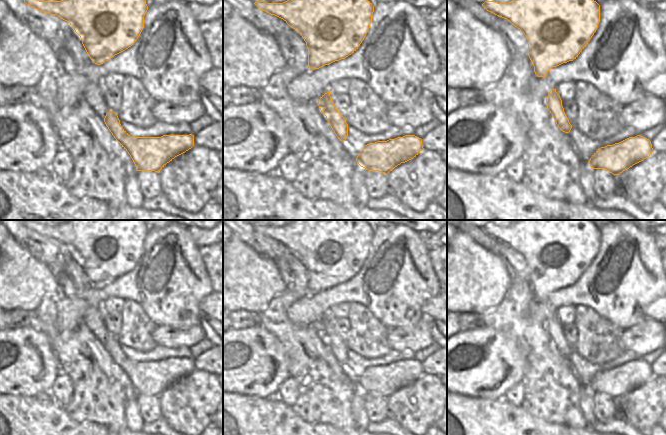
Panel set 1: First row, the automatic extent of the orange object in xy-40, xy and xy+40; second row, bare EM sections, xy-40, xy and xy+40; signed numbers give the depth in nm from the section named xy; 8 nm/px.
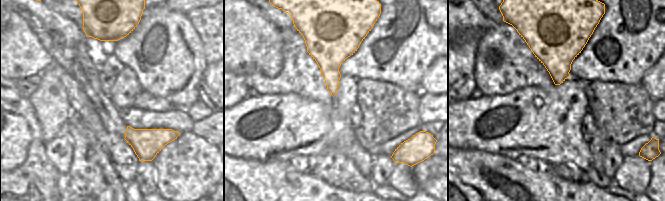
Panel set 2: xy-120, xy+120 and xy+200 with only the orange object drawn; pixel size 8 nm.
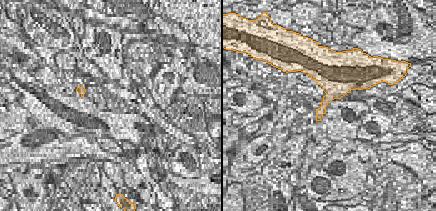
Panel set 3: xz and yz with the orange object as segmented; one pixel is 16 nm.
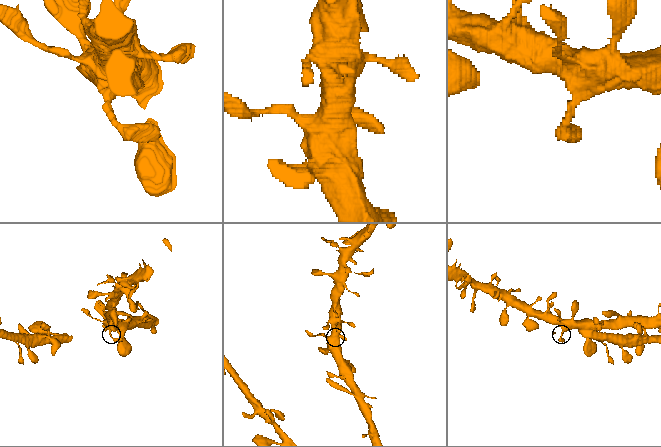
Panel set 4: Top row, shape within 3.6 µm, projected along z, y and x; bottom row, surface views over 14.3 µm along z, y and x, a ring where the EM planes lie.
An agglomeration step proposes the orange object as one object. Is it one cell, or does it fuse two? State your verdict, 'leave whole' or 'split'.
leave whole

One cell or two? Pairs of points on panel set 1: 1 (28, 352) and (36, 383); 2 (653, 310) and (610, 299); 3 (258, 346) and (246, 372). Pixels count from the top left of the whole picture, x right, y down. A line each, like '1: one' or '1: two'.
1: one
2: two
3: one

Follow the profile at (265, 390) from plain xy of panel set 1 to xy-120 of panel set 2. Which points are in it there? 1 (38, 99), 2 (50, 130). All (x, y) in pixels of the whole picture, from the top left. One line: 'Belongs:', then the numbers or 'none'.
Belongs: none

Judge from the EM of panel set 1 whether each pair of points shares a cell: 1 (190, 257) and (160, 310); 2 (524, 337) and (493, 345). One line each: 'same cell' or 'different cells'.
1: same cell
2: different cells

